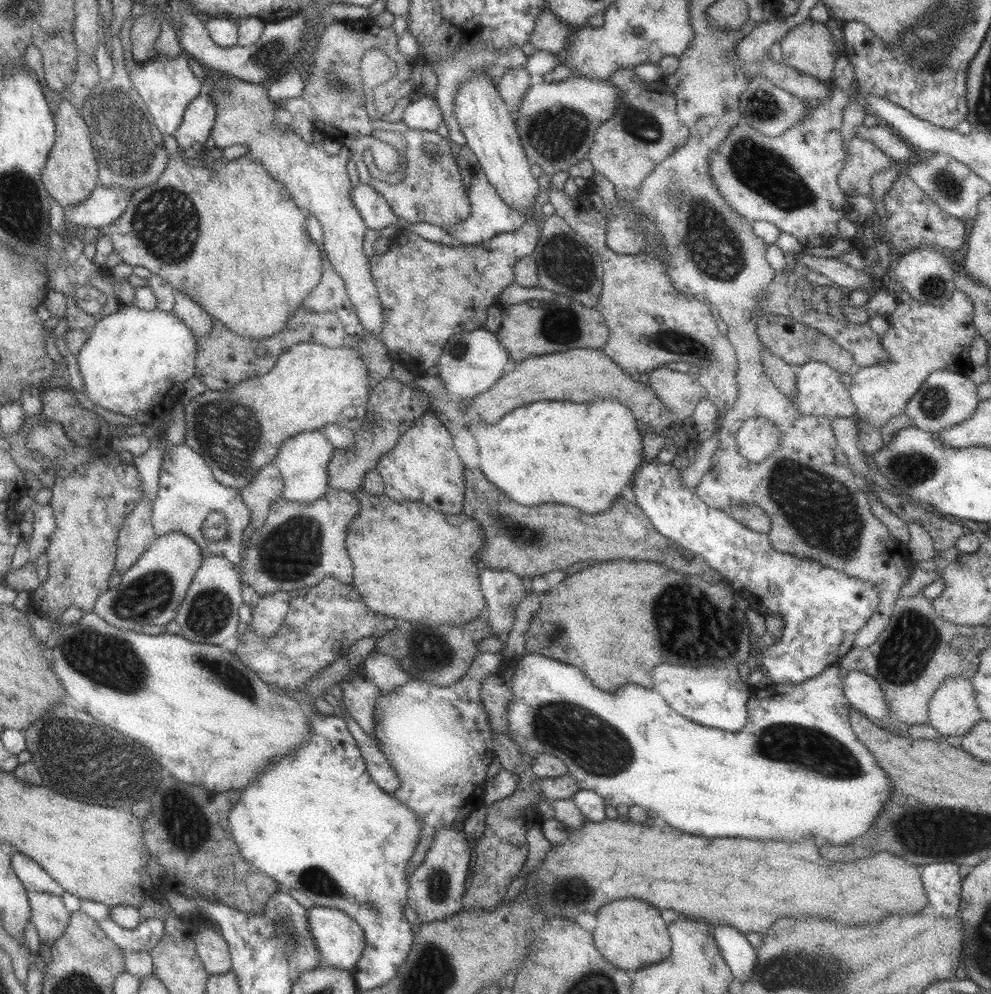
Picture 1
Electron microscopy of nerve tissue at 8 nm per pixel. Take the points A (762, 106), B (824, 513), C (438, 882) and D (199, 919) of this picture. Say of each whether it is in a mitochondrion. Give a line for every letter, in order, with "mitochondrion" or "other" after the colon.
A: mitochondrion
B: mitochondrion
C: mitochondrion
D: other

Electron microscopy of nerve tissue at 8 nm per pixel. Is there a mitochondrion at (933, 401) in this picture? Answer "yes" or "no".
yes

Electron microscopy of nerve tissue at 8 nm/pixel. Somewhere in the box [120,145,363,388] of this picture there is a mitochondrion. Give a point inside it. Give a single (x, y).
(167, 226)

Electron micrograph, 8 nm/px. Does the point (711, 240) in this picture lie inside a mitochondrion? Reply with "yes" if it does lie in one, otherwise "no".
yes

